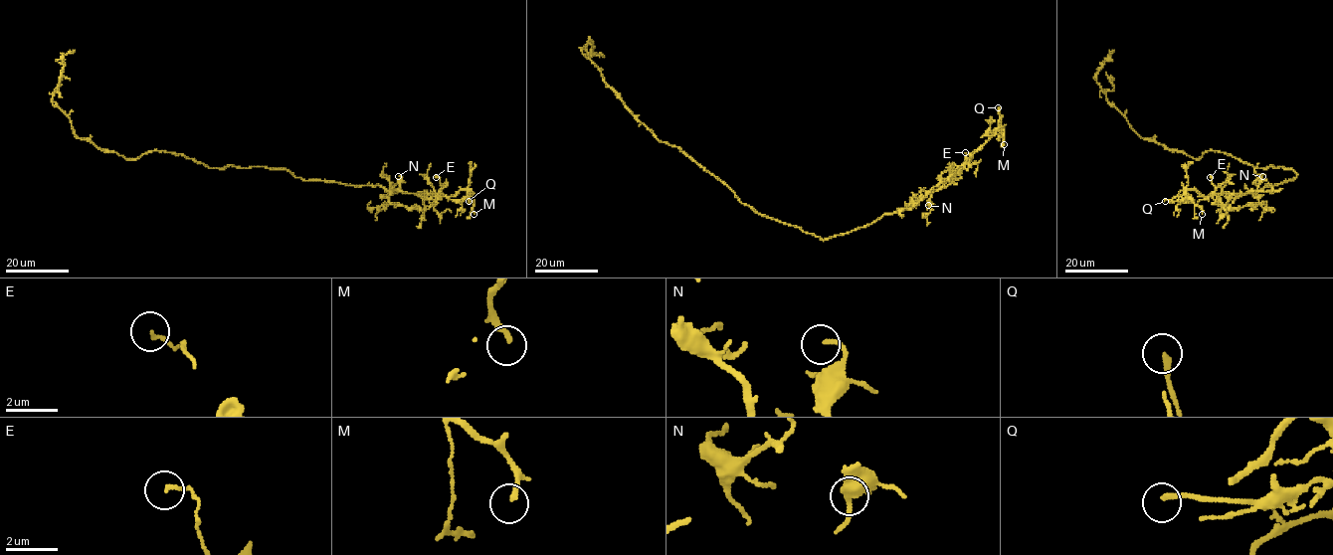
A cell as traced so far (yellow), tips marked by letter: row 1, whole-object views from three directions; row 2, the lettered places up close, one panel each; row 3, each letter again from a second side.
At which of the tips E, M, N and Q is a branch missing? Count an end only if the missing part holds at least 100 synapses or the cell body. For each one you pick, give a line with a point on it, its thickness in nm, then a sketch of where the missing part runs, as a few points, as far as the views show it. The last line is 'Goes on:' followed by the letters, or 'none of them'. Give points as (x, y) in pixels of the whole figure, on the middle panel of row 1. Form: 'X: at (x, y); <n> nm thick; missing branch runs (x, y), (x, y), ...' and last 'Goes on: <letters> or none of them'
Goes on: none of them

